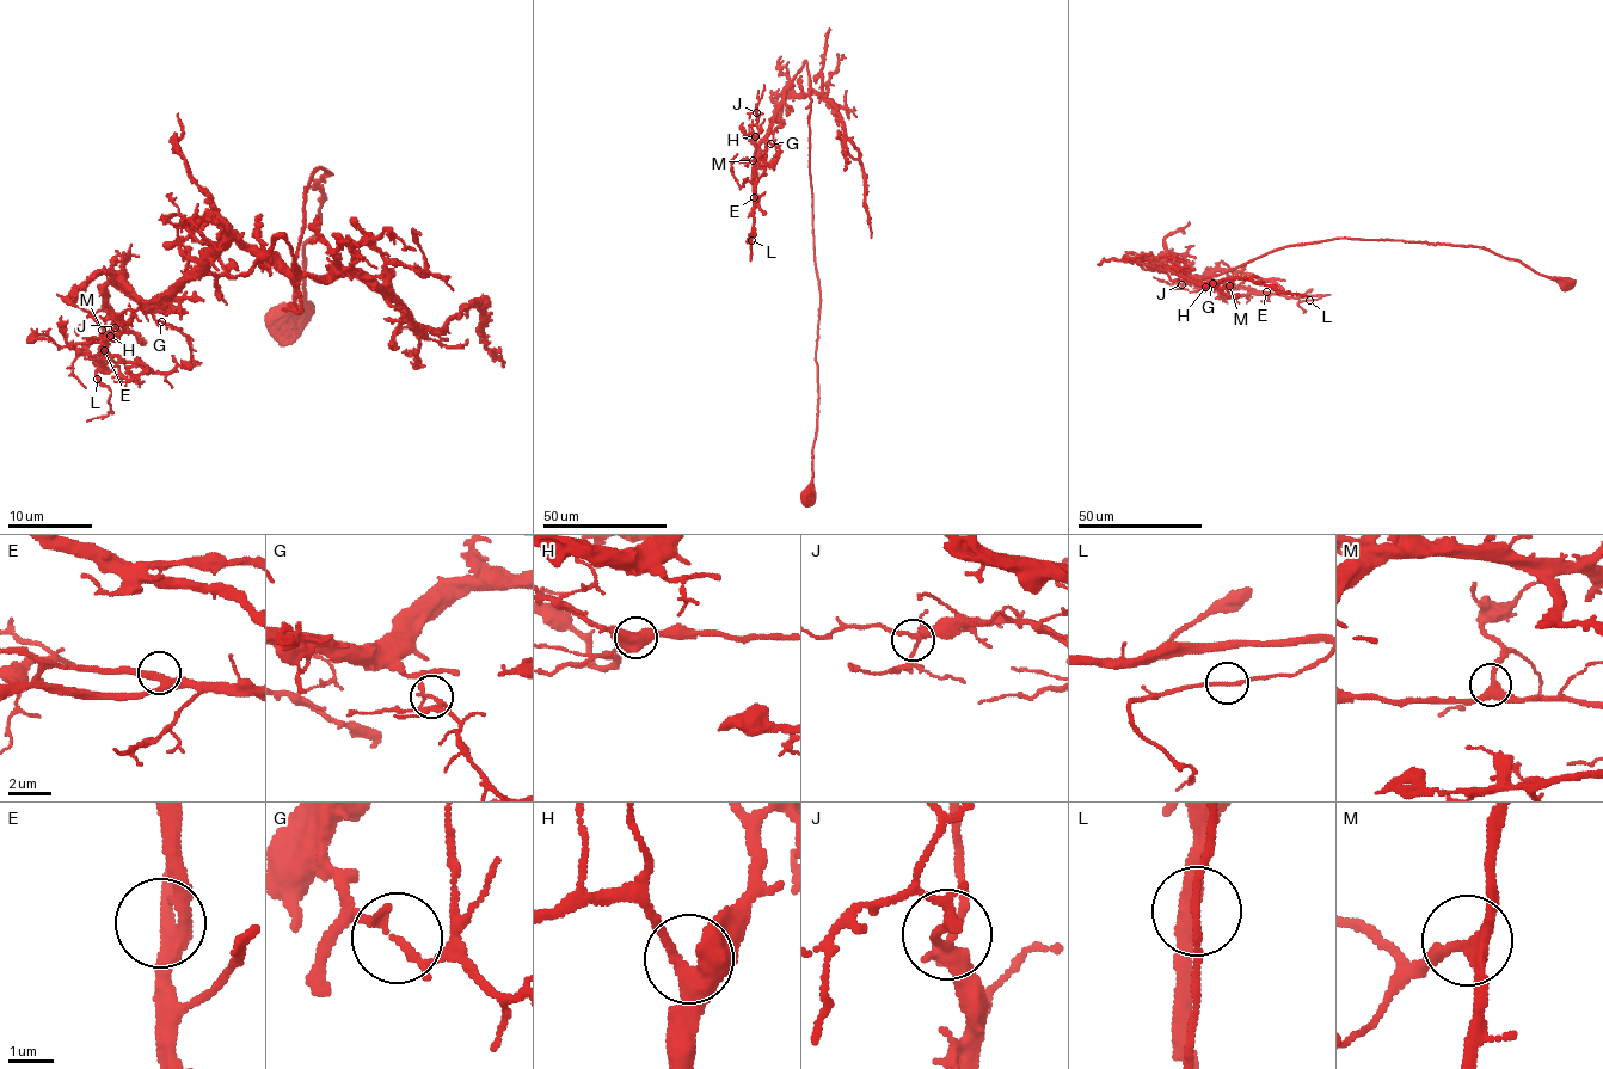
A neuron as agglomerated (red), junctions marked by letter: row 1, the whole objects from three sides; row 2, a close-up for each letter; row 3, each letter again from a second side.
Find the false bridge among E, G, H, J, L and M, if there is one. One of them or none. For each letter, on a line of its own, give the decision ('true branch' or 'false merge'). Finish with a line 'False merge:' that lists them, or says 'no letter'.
E: true branch
G: false merge
H: true branch
J: true branch
L: true branch
M: true branch
False merge: G

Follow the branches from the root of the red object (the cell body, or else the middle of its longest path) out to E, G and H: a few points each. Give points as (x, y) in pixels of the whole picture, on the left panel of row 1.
E: (295, 317), (325, 167), (298, 312), (232, 240), (147, 311), (189, 366), (104, 350)
G: (295, 317), (325, 167), (303, 200), (298, 312), (290, 278), (232, 240), (147, 311), (161, 320)
H: (295, 317), (325, 167), (298, 312), (232, 240), (147, 311), (189, 366), (106, 358), (110, 336)

